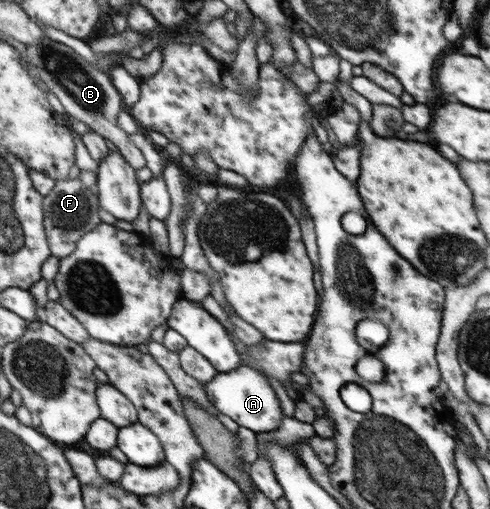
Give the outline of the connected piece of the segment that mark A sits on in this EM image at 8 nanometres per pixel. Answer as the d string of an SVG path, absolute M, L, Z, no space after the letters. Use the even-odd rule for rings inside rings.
M242 364L238 369L217 374L205 384L206 395L220 413L228 415L239 426L251 429L256 434L275 430L281 425L285 415L280 401L268 379L250 366Z

